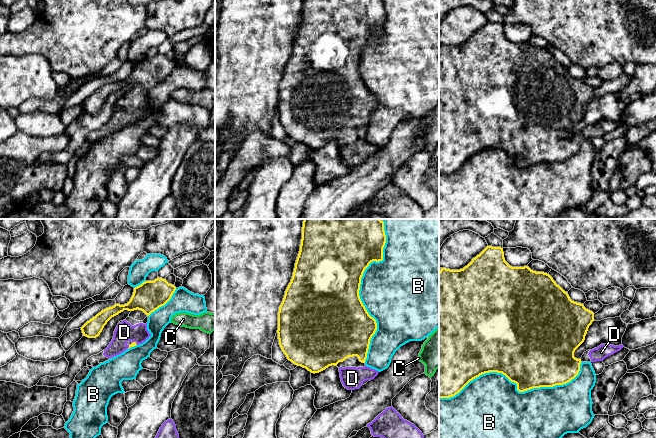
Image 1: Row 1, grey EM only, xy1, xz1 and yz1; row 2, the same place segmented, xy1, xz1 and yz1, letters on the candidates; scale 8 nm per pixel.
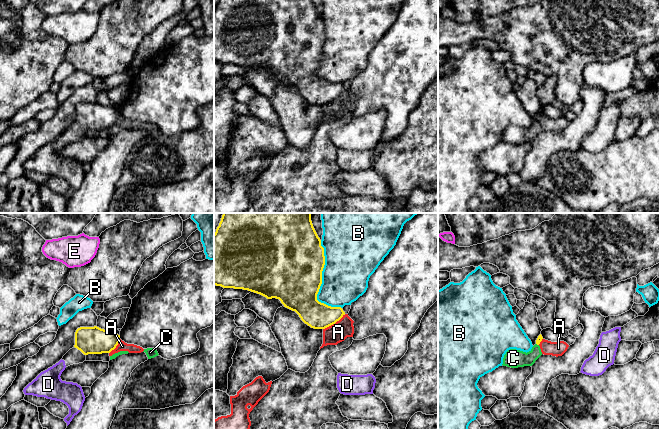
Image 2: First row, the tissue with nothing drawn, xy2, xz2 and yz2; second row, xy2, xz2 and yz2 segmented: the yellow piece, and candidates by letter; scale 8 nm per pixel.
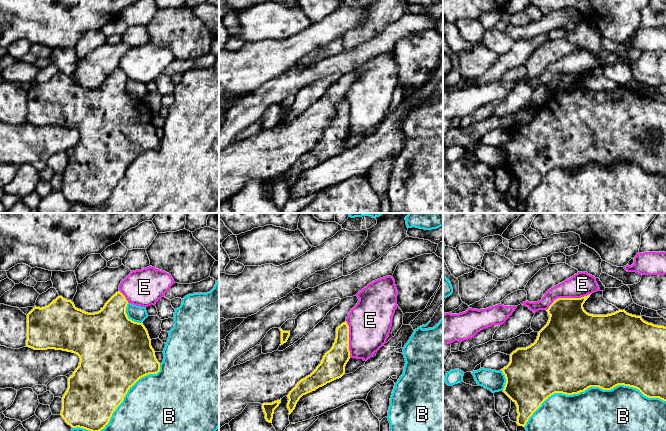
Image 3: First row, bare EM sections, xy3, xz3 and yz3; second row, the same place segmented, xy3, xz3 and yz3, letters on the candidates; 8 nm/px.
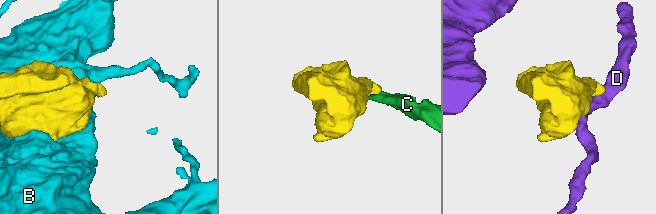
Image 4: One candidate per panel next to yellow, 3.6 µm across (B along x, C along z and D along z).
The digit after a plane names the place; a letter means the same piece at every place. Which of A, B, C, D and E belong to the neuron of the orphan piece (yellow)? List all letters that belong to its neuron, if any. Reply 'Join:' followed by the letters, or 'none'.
Join: D

